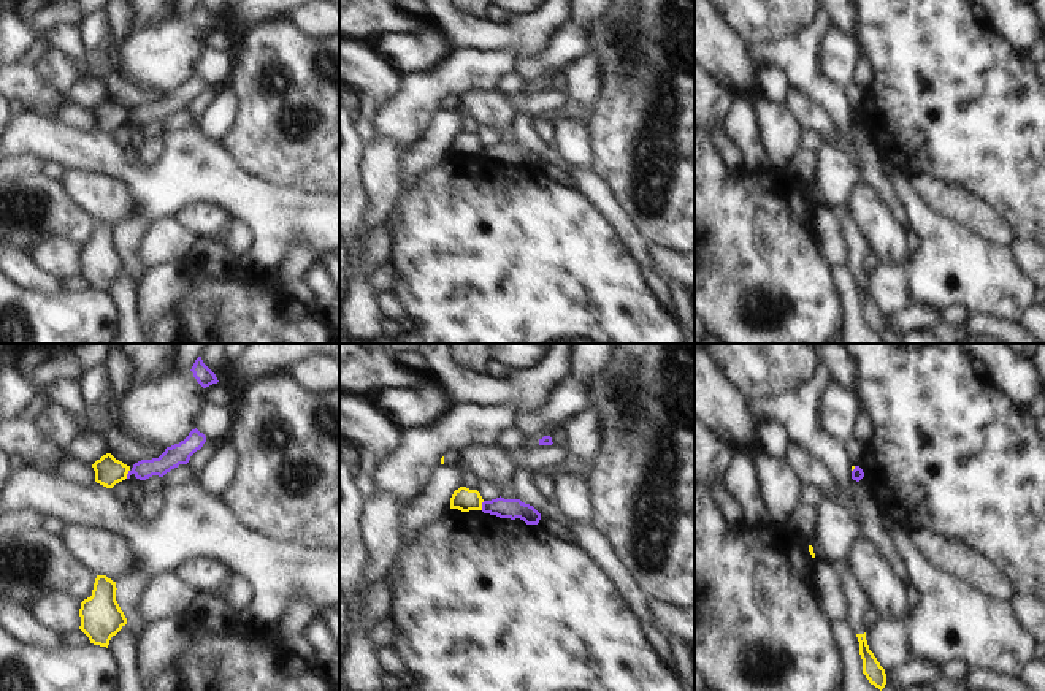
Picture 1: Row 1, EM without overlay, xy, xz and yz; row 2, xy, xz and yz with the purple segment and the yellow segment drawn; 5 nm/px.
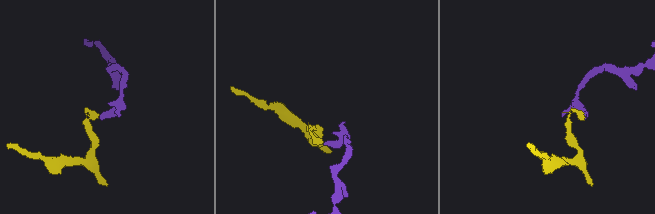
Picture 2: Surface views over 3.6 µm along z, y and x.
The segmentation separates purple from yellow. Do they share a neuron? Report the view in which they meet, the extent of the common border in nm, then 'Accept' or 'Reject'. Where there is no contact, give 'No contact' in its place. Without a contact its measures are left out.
Touches purple in xz. Shared border 50 nm. Reject.

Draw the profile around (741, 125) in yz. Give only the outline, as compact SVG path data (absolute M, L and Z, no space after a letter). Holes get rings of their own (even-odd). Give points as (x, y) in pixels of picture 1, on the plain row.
M745 97L731 98L723 125L729 141L741 151L745 162L745 171L763 171L772 168L758 133L758 119L755 106Z

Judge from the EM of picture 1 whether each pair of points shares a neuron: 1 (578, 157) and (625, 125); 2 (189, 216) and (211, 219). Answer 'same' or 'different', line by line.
1: different
2: same

